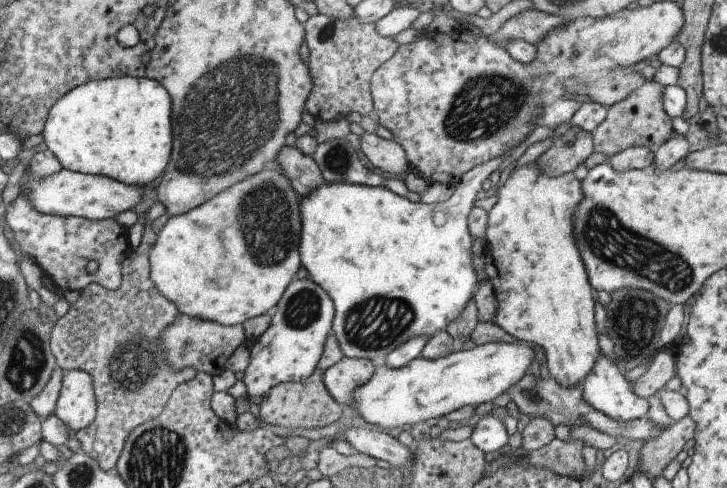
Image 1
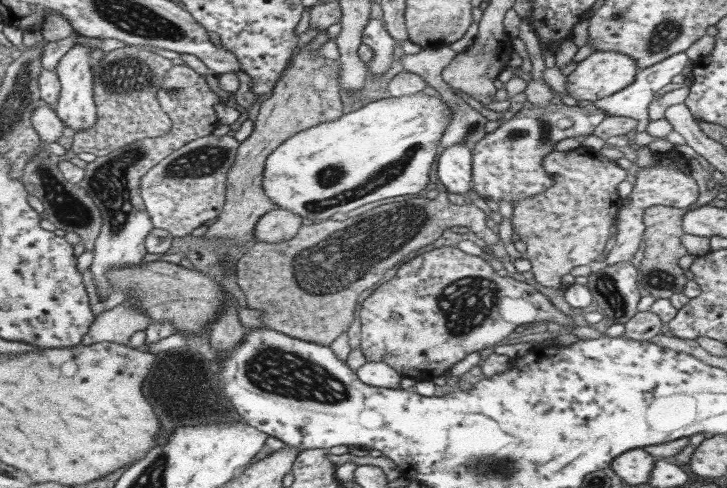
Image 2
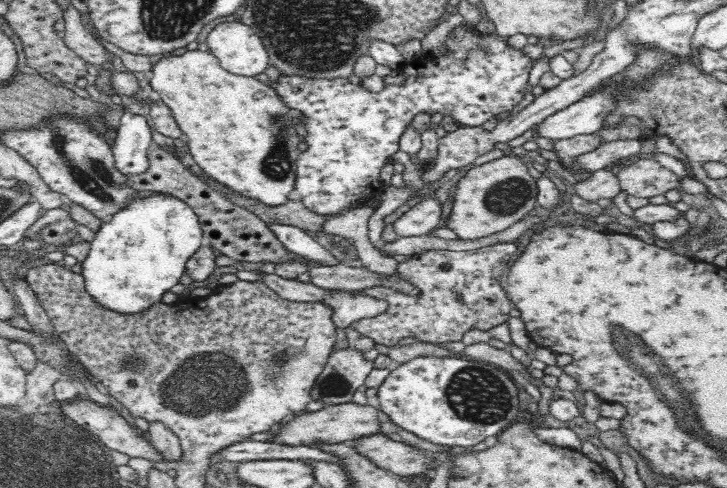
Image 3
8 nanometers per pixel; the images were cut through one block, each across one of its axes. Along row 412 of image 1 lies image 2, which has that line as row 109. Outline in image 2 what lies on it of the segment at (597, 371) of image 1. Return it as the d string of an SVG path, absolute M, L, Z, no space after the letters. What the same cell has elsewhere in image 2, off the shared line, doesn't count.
M684 52L666 57L666 60L658 64L638 70L635 81L630 86L591 104L608 111L609 116L618 115L639 120L643 127L649 121L648 105L655 100L660 88L664 88L673 76L682 72L688 60L691 60L692 65L694 61Z

